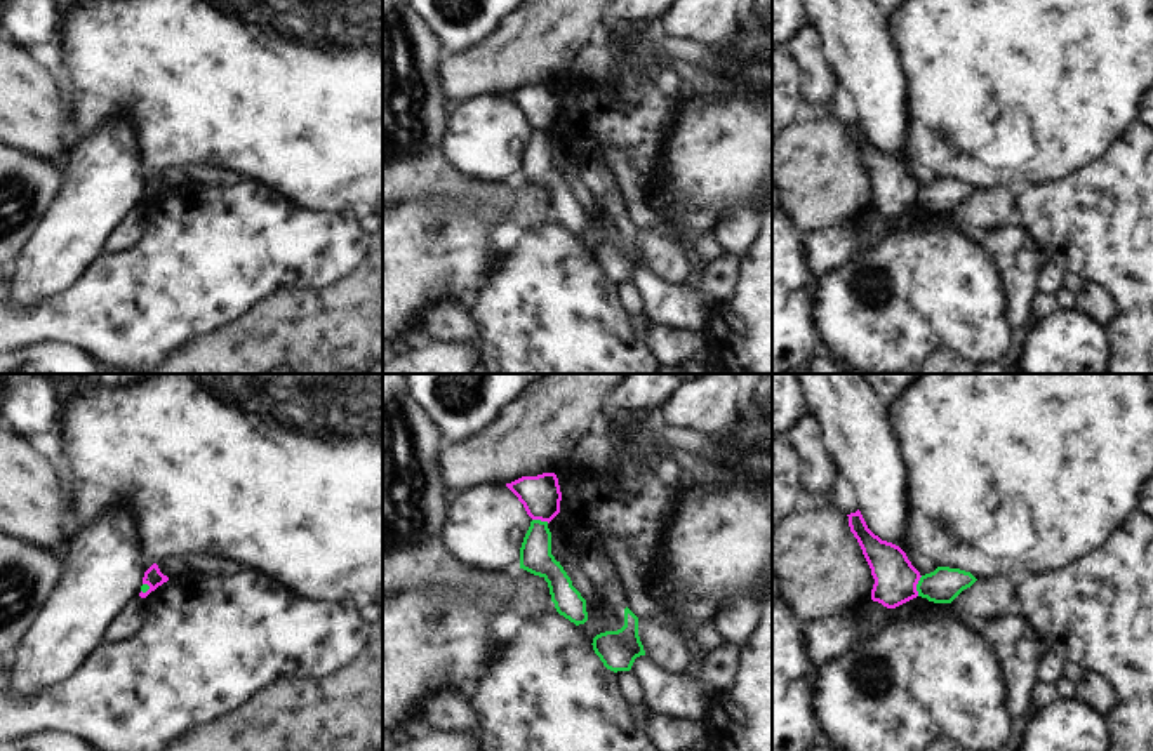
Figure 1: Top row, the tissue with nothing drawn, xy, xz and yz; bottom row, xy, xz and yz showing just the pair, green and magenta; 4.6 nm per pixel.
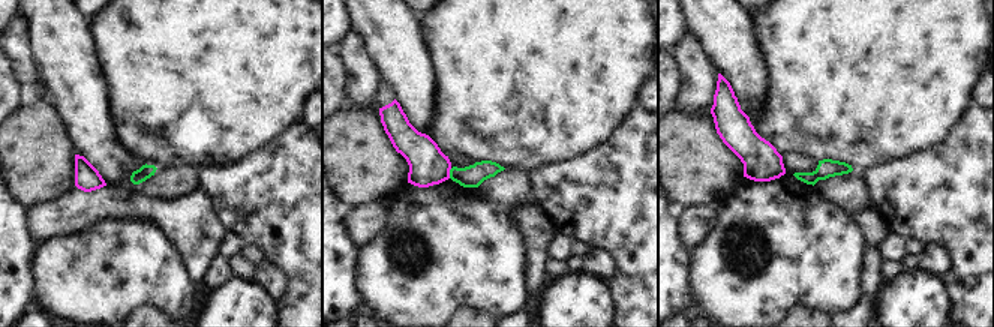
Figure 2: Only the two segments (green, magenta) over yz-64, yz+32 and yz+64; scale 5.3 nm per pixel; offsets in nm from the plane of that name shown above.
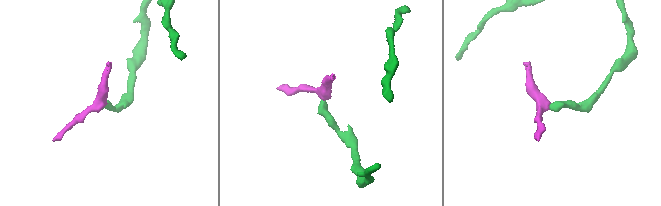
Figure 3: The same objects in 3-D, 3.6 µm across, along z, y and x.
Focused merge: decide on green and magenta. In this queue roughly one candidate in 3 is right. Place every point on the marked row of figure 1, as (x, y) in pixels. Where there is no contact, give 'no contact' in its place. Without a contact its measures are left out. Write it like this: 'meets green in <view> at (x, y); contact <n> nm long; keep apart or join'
meets green in yz at (917, 586); contact 100 nm long; keep apart

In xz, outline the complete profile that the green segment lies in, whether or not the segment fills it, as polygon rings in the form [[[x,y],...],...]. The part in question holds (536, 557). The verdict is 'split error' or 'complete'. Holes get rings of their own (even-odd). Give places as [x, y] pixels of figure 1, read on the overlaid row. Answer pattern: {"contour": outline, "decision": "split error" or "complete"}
{"contour": [[[530,522],[520,548],[520,568],[548,582],[551,601],[560,615],[576,626],[588,621],[586,600],[572,586],[560,562],[551,555],[551,532],[548,522]]], "decision": "complete"}

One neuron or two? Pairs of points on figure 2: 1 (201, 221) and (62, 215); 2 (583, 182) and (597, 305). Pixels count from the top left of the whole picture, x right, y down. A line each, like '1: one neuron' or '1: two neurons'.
1: one neuron
2: two neurons

